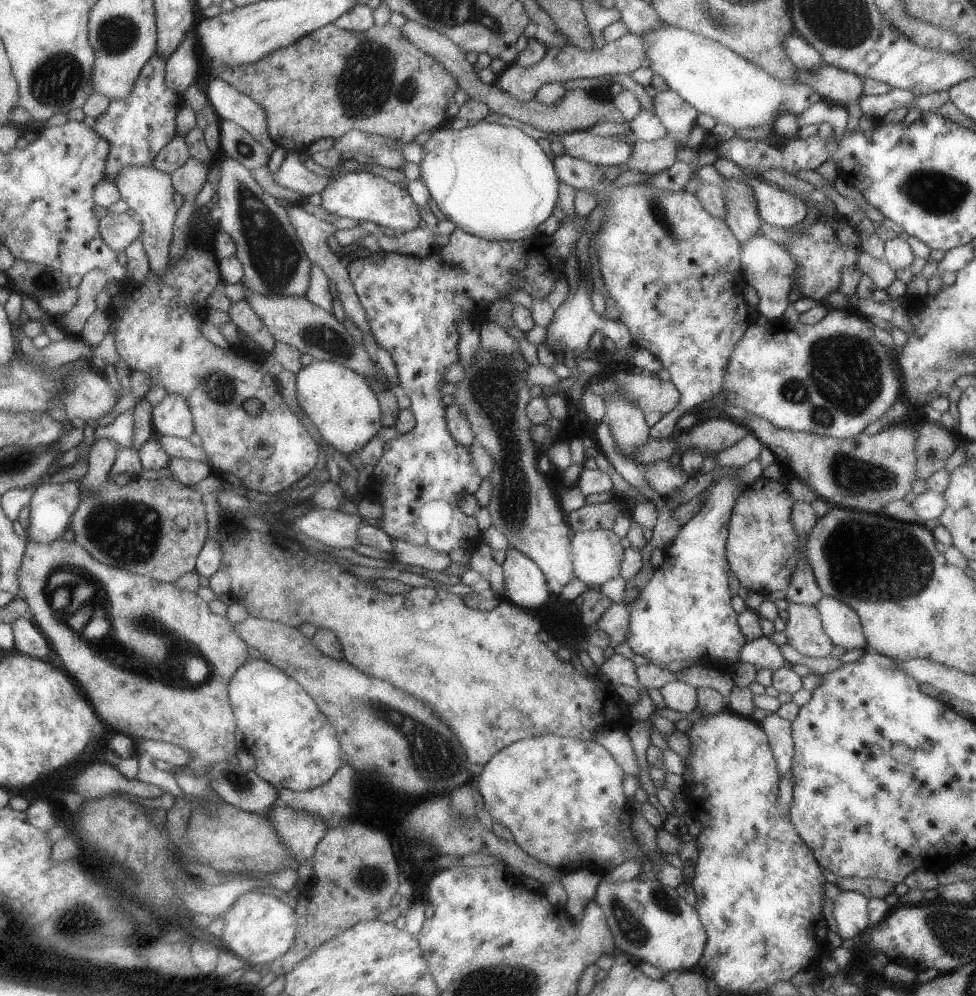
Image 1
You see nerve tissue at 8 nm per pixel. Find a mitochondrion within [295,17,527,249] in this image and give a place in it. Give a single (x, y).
(368, 80)

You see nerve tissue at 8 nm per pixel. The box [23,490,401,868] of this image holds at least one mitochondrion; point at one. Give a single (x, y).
(186, 666)

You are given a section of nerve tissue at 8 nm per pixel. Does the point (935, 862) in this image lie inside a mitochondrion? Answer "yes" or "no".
no

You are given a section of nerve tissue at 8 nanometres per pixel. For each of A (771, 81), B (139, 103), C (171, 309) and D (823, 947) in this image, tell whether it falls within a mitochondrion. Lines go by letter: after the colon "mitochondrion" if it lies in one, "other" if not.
A: other
B: other
C: other
D: other

